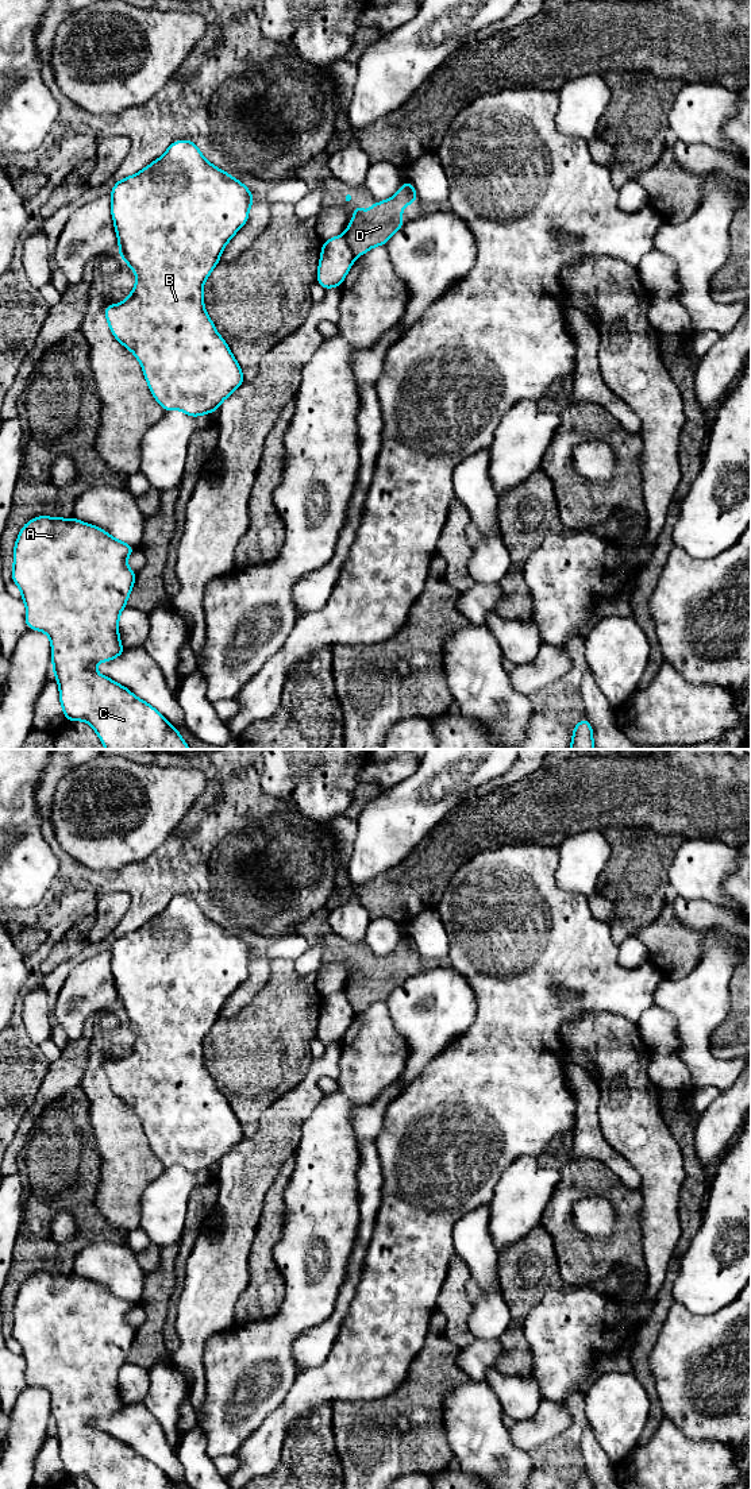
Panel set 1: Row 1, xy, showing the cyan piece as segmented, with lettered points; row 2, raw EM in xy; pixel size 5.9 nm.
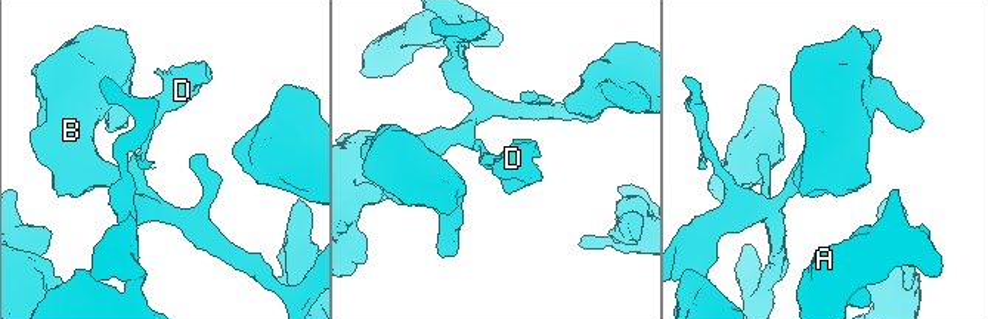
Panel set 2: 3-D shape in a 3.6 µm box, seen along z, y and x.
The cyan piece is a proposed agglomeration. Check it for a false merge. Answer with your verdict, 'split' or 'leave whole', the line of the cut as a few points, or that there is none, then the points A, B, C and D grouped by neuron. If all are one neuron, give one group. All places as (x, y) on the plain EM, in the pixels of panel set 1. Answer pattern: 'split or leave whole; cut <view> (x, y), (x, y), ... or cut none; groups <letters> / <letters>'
split; cut xy (343, 991), (355, 1011); groups A B C / D

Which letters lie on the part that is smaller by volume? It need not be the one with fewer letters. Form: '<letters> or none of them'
D

